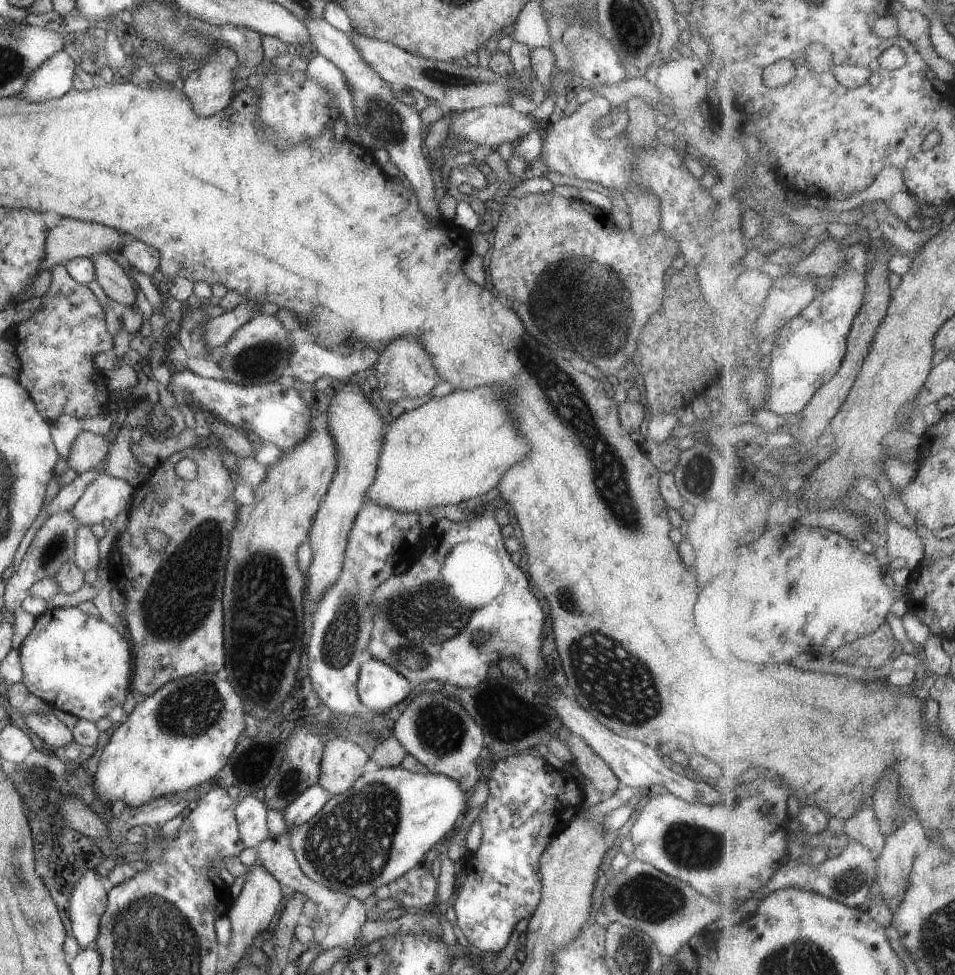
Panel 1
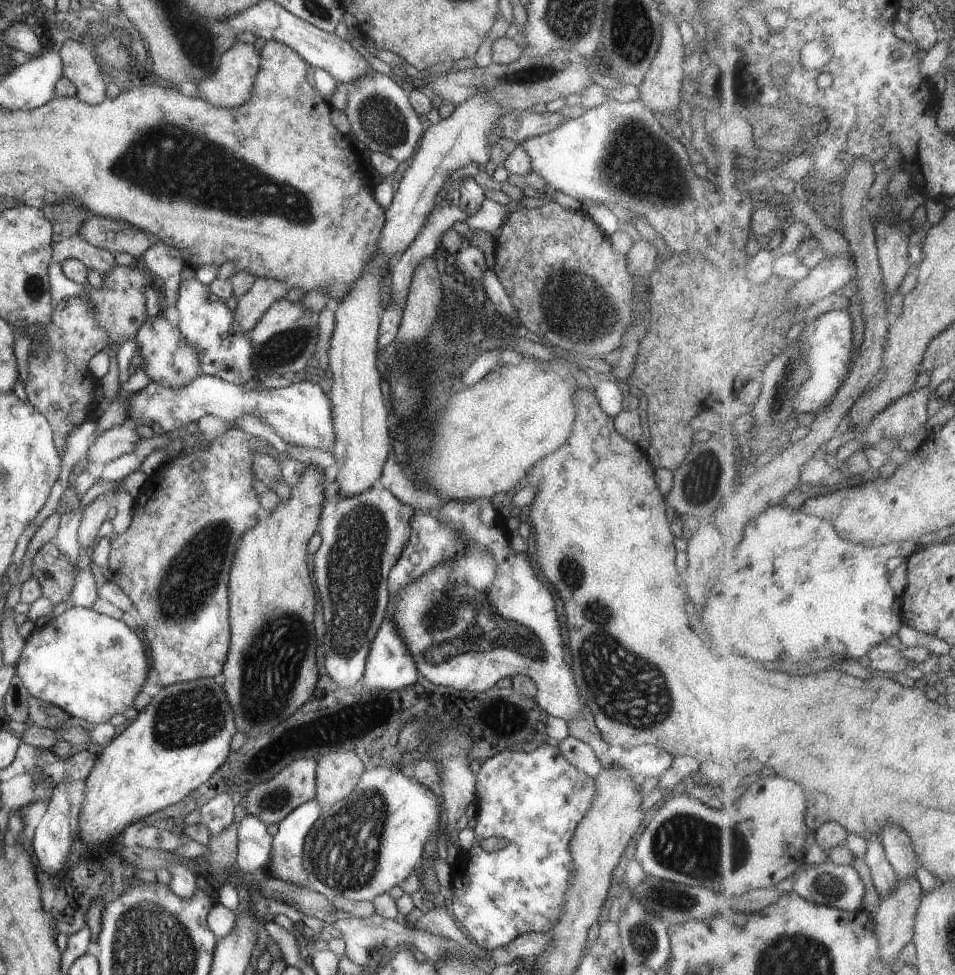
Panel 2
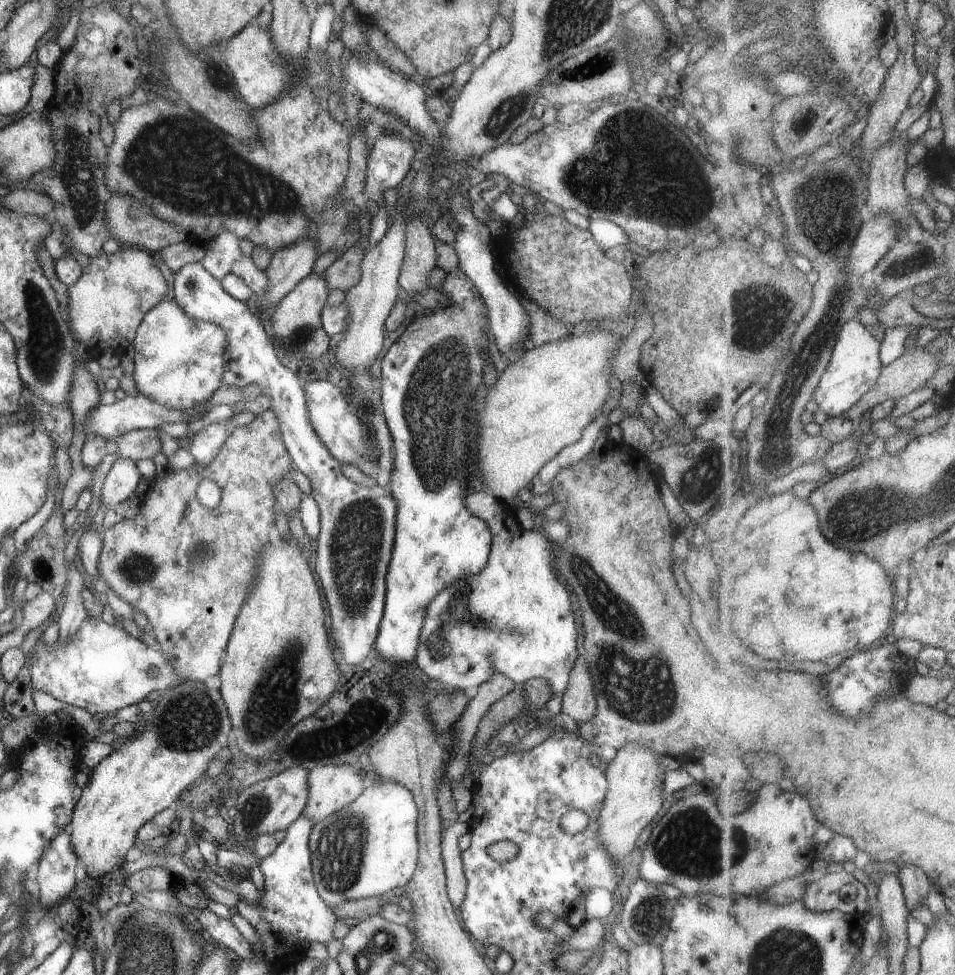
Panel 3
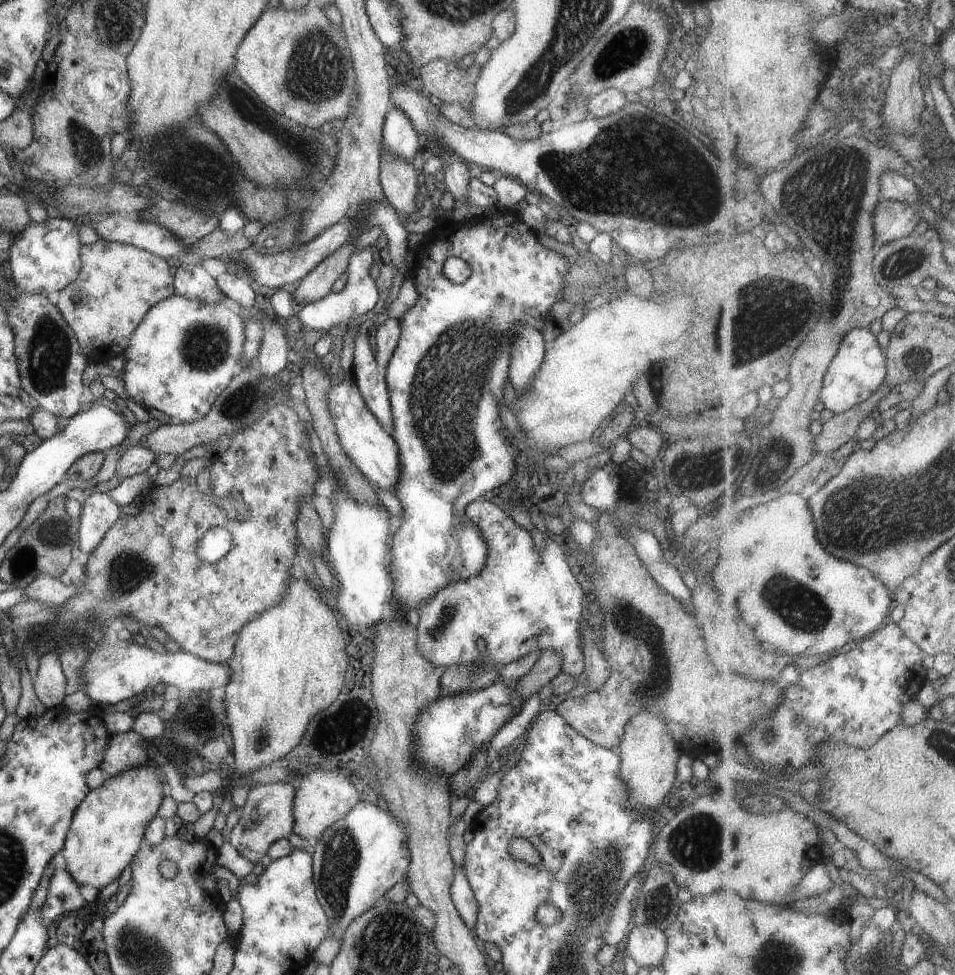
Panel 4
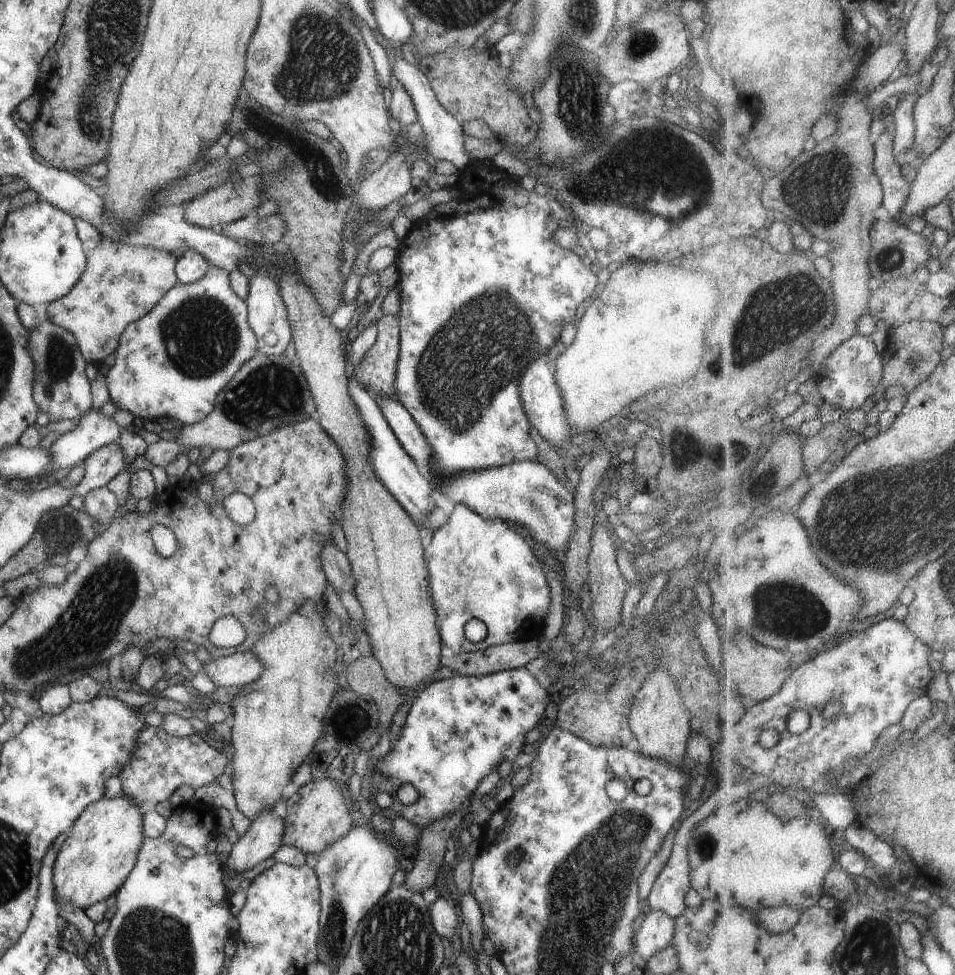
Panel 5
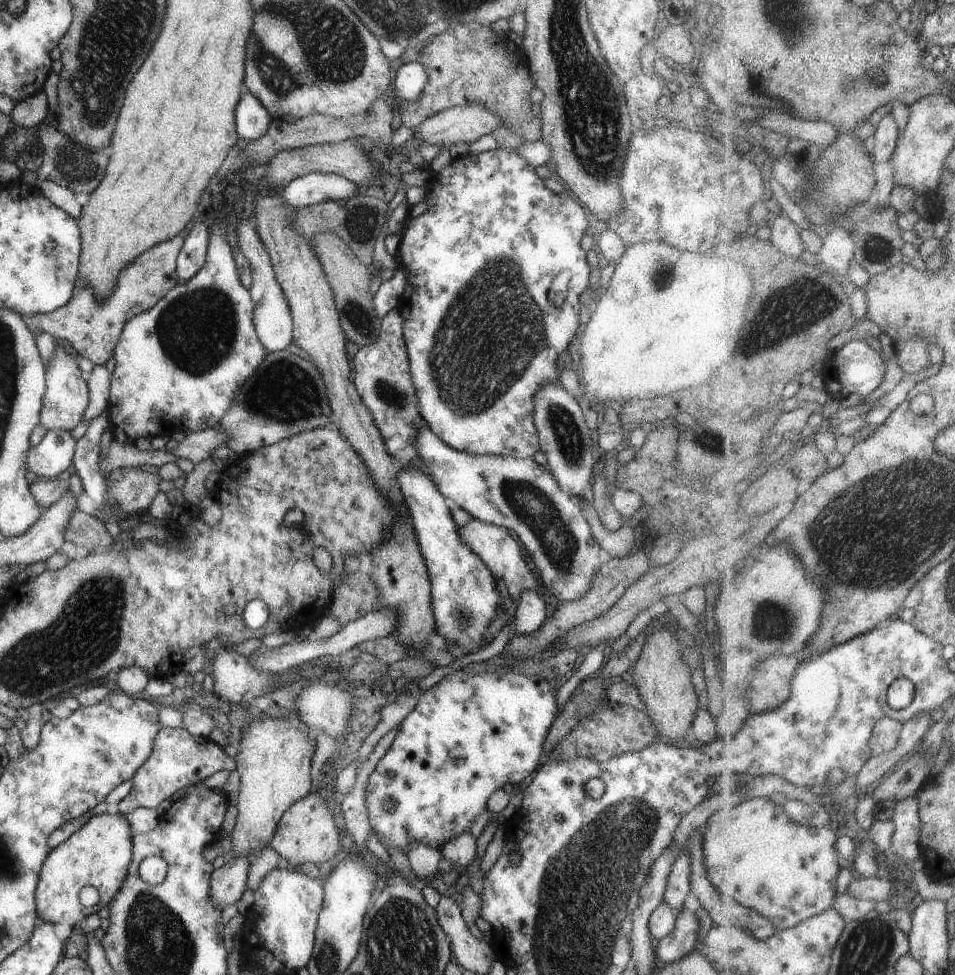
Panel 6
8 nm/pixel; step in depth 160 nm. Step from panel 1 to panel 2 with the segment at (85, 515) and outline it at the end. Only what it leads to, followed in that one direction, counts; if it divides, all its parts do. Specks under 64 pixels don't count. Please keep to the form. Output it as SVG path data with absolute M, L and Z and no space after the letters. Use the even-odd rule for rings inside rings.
M79 506L78 510L62 514L56 534L53 538L54 545L61 554L64 554L72 565L77 565L84 561L84 557L79 552L78 526L85 507Z

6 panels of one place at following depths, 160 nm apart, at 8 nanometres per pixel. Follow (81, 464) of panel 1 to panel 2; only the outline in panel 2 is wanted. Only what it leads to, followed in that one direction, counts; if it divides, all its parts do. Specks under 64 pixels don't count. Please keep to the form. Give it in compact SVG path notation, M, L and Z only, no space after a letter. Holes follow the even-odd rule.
M125 424L107 429L92 439L86 450L84 464L99 462L104 465L121 455L132 453L139 440L141 439L132 425Z

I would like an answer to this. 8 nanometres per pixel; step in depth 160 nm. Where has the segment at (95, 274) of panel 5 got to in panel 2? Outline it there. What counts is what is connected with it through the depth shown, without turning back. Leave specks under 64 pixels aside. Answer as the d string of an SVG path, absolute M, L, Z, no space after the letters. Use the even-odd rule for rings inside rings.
M136 263L131 266L115 264L102 276L100 288L94 288L85 282L83 290L75 296L86 299L93 305L94 317L97 324L105 331L109 345L120 346L136 335L138 326L141 326L141 323L146 319L143 289L151 286L141 264Z

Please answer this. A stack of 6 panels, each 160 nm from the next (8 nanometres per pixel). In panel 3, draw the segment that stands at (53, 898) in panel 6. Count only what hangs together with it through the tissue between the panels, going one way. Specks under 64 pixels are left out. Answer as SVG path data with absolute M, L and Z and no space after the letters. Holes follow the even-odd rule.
M182 681L180 684L169 689L170 690L167 690L161 698L159 697L157 699L157 703L154 704L148 716L144 717L146 720L144 725L145 728L143 728L141 732L139 730L134 731L133 736L127 738L118 750L109 752L105 758L99 759L93 769L87 771L87 782L85 787L80 790L80 794L71 814L71 820L69 820L71 847L73 848L74 856L85 865L86 877L103 877L103 875L108 874L112 870L115 864L122 863L127 850L137 846L135 843L135 832L137 832L145 822L150 821L157 813L173 807L175 800L180 798L181 794L183 794L183 790L206 774L210 761L216 758L218 753L227 745L227 734L229 734L231 730L231 724L225 704L217 690L207 688L201 681Z

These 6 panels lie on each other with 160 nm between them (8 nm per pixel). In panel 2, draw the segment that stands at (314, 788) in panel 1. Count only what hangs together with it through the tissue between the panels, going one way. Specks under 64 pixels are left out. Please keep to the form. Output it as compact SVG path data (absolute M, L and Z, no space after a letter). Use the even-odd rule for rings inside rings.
M314 798L305 801L303 804L296 806L291 812L288 812L277 824L277 832L272 836L270 857L268 861L262 864L258 874L263 876L270 875L269 877L282 880L291 885L305 887L308 883L308 878L302 865L304 838L320 814L321 808Z

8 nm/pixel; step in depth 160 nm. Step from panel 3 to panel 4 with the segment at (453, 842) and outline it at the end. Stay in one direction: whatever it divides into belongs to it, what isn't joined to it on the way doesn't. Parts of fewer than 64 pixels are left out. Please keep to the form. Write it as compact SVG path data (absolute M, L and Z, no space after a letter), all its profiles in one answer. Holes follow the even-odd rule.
M455 867L453 882L450 884L450 897L465 926L471 930L476 921L477 901L470 889L468 880L461 867Z

